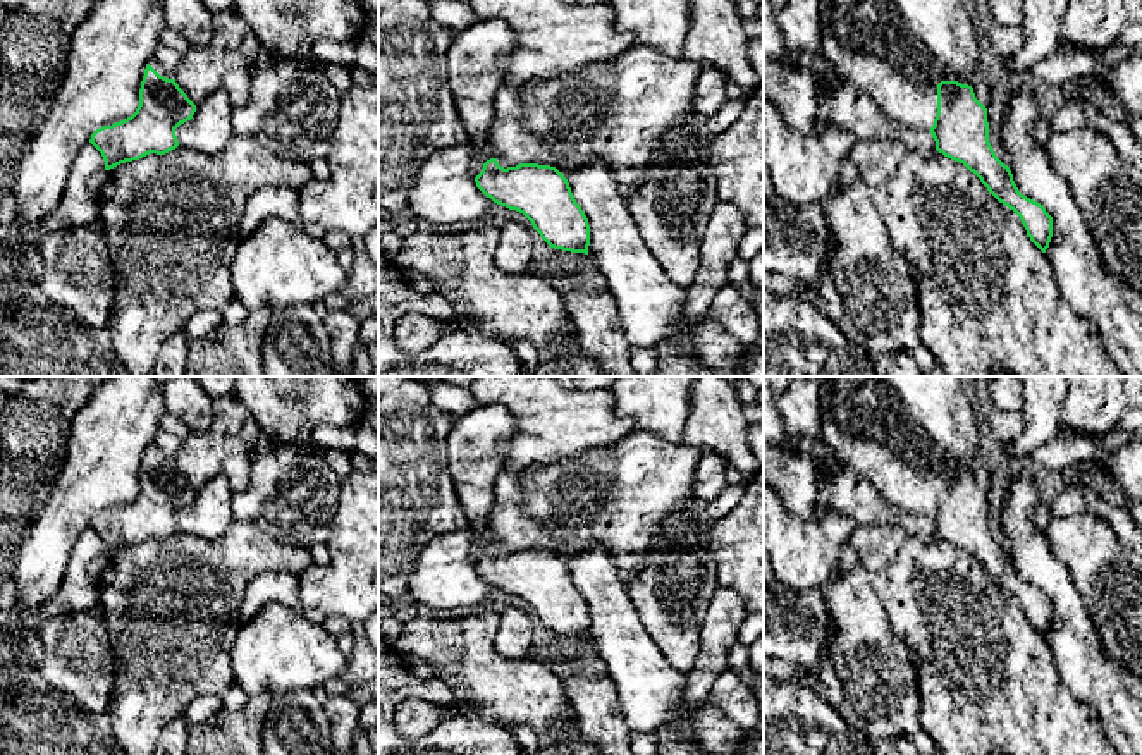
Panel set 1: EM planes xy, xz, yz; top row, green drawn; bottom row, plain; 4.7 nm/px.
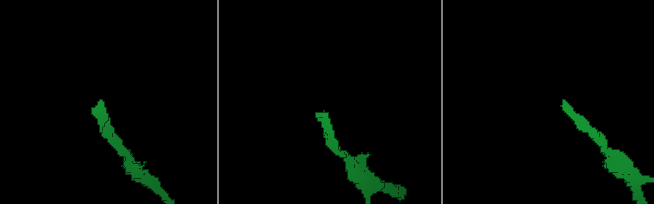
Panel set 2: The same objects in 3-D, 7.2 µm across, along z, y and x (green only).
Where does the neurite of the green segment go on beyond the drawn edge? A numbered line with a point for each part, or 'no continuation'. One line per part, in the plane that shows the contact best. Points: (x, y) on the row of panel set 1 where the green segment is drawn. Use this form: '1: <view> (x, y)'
1: yz (867, 43)

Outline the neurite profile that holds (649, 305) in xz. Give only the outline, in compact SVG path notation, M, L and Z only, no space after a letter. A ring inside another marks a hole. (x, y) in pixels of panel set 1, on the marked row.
M604 162L580 165L562 172L576 203L590 225L588 255L595 258L597 272L616 303L616 313L626 339L633 346L655 347L672 337L688 334L697 356L717 377L745 377L743 346L712 316L700 323L686 320L685 287L676 285L645 246L640 230L617 189L616 172Z

